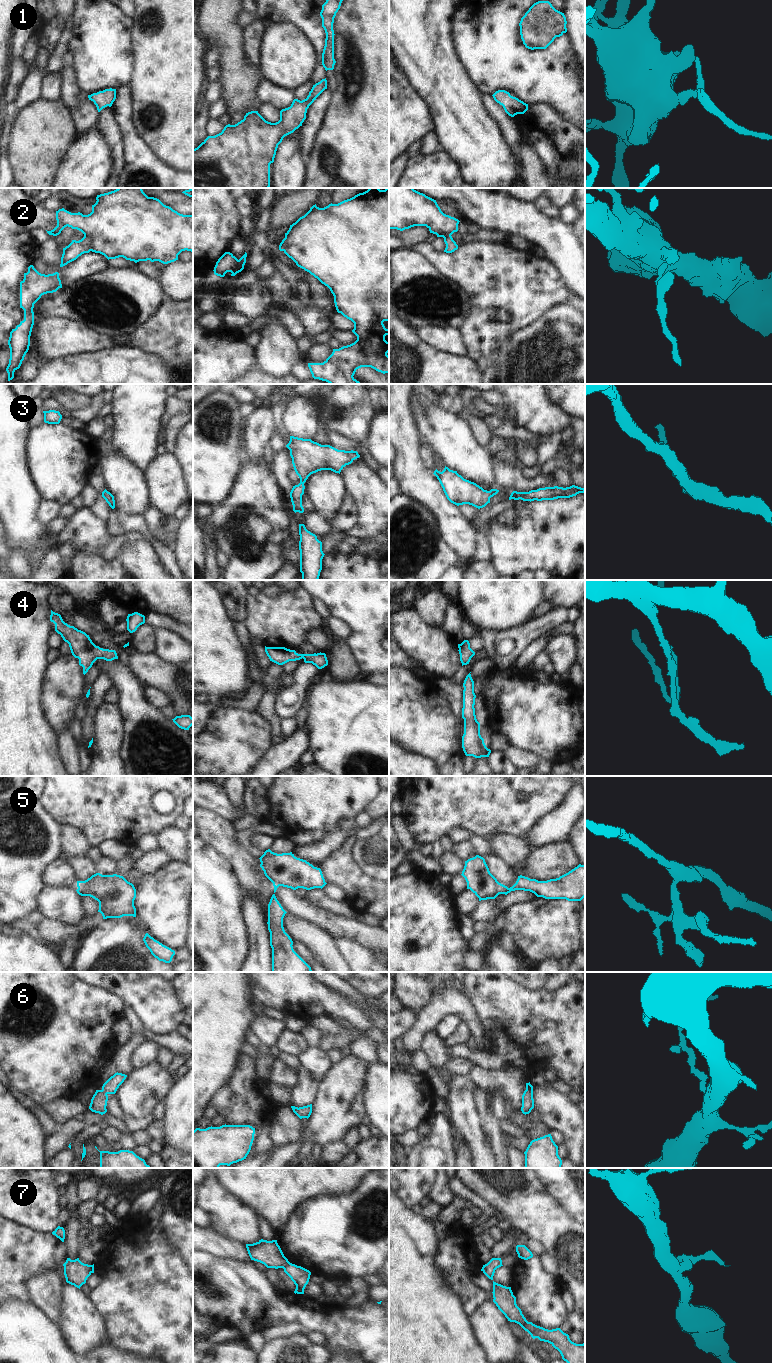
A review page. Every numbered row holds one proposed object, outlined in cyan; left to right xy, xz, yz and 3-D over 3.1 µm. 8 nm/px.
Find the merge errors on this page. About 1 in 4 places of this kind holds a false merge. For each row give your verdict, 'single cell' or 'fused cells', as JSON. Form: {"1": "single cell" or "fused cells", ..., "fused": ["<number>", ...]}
{"1": "single cell", "2": "single cell", "3": "single cell", "4": "single cell", "5": "fused cells", "6": "single cell", "7": "fused cells", "fused": ["5", "7"]}

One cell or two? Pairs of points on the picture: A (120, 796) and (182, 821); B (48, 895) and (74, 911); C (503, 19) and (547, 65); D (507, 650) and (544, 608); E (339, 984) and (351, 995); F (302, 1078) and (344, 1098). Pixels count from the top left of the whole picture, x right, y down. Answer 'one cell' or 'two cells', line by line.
A: two cells
B: one cell
C: one cell
D: two cells
E: one cell
F: two cells

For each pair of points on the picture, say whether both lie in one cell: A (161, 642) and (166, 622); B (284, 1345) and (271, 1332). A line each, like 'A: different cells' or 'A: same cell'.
A: different cells
B: different cells

